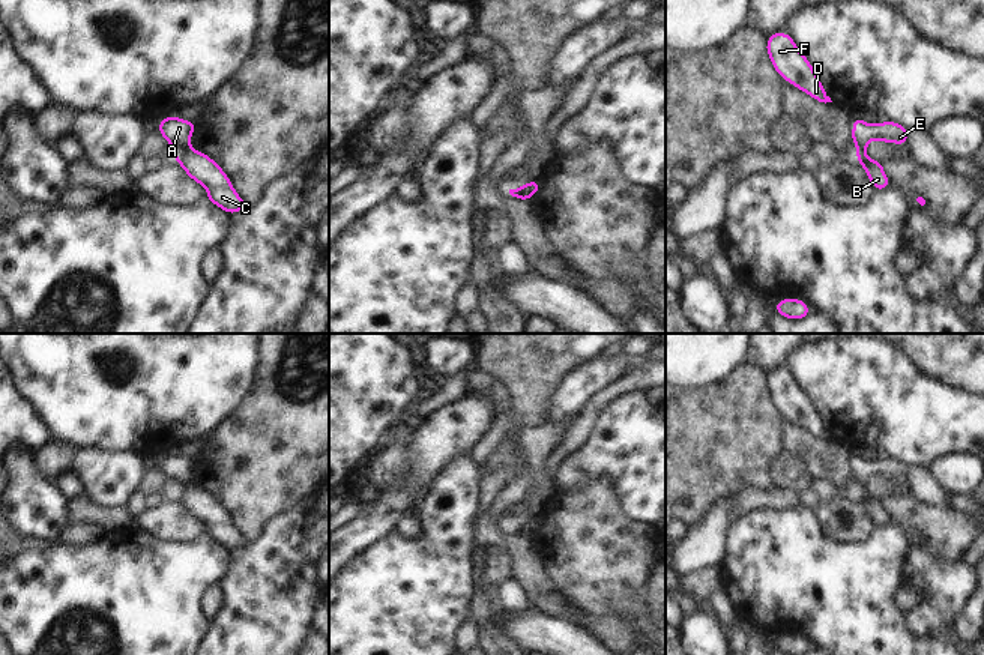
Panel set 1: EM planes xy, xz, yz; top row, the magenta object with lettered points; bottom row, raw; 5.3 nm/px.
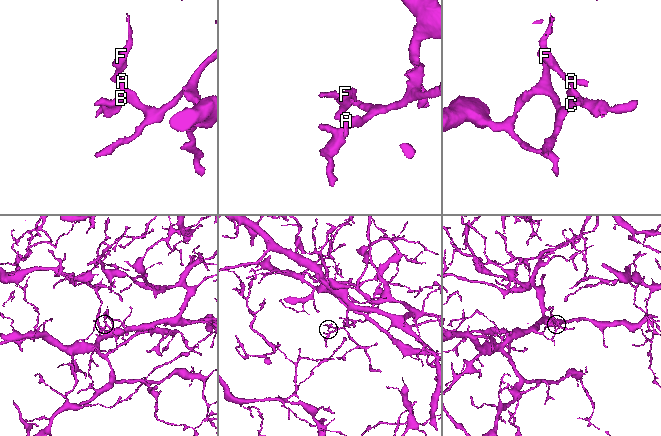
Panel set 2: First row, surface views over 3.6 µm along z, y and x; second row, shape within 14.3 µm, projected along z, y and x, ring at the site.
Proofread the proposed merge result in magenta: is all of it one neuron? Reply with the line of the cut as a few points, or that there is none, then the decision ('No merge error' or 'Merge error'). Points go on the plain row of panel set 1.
Split along xy (190, 482), (173, 492). Merge error.

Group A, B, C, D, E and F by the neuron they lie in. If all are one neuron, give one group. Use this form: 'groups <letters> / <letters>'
groups A D E F / B C

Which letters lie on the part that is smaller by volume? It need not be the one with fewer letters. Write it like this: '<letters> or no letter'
A, D, E, F.

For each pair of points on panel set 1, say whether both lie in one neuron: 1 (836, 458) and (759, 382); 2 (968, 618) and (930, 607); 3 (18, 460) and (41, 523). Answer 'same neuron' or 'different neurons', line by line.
1: different neurons
2: different neurons
3: same neuron

